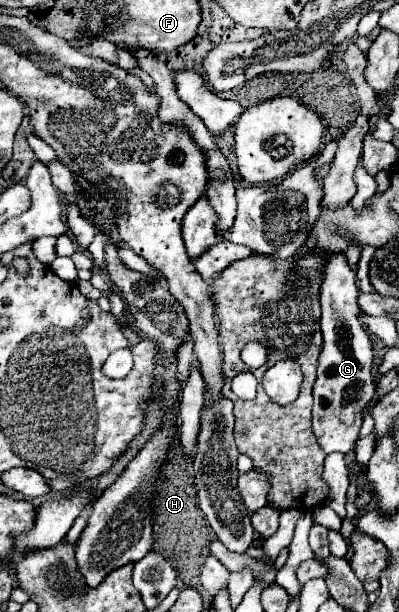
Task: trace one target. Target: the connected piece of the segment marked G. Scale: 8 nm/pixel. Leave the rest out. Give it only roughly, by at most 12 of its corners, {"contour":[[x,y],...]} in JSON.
{"contour":[[329,253],[313,433],[347,455],[375,393],[355,269]]}

